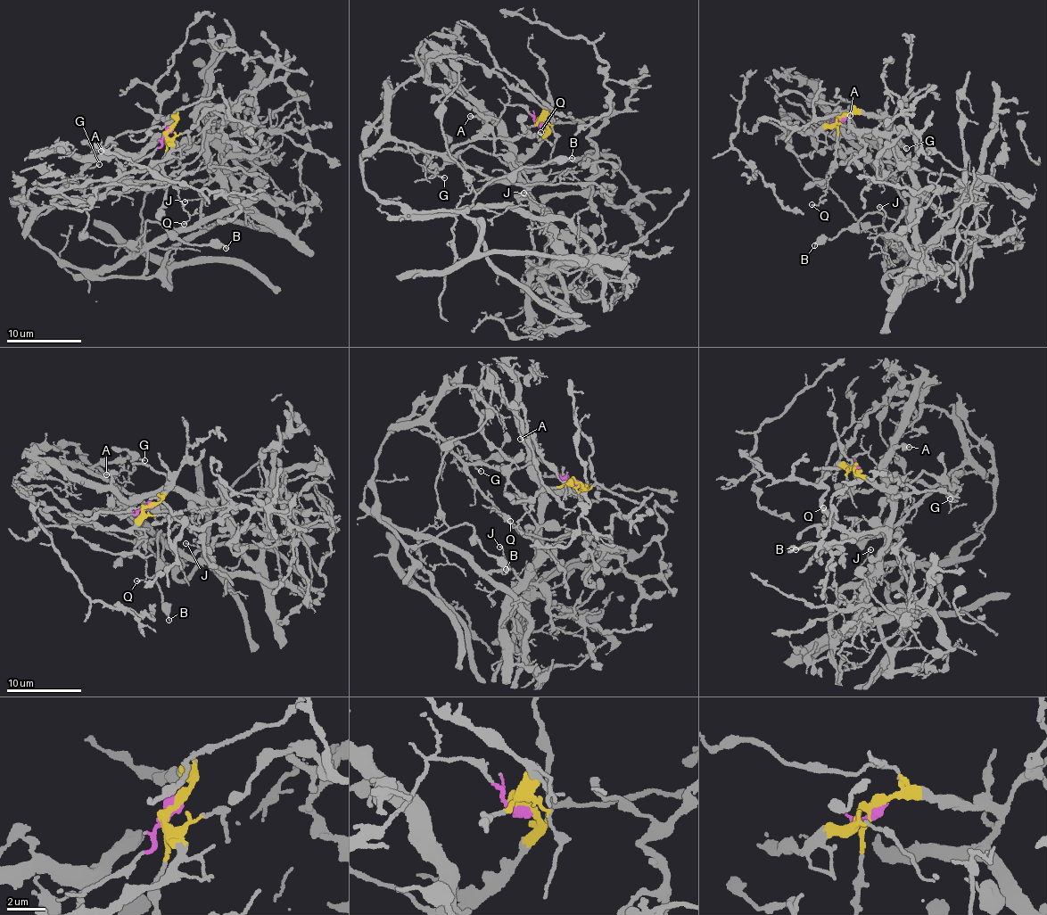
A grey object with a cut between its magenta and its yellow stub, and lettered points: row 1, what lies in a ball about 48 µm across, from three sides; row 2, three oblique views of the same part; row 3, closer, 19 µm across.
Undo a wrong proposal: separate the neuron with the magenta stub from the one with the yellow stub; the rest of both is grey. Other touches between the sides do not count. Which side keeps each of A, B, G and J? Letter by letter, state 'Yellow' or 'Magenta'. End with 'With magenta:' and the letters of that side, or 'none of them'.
A: Yellow
B: Magenta
G: Yellow
J: Magenta
With magenta: B, J

